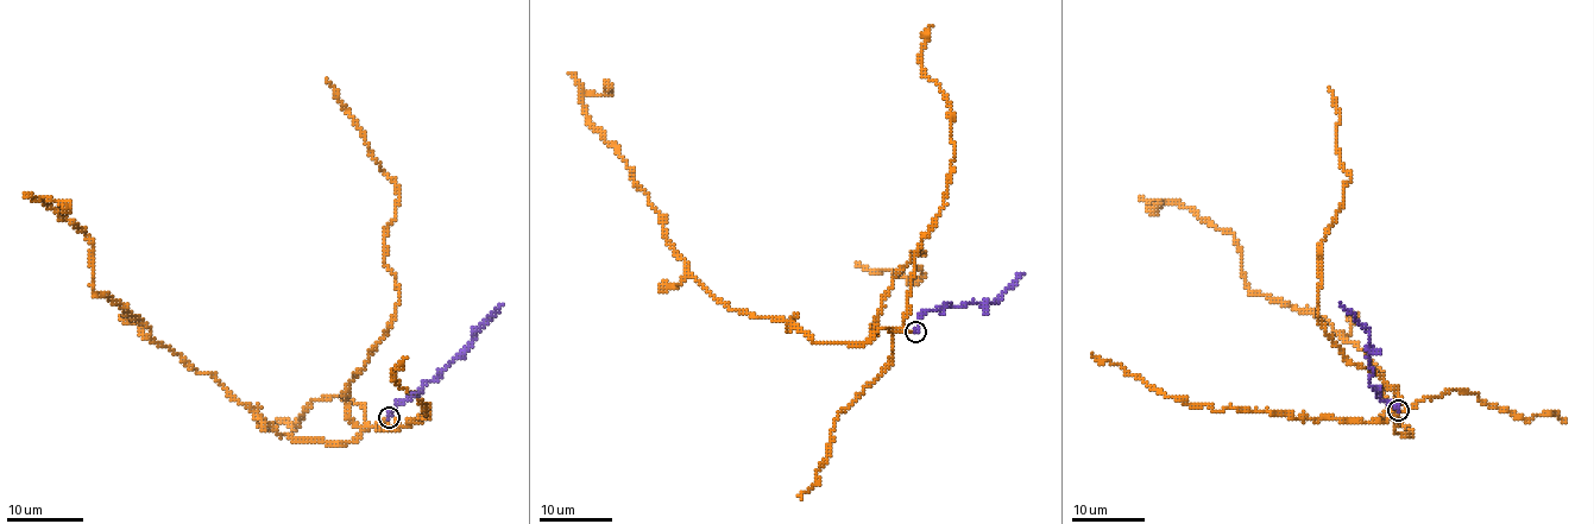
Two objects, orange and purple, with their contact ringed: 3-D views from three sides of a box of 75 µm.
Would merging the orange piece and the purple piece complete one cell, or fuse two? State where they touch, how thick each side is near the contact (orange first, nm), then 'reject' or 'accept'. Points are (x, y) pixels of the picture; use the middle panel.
(915, 332) | 200/190 nm | reject

